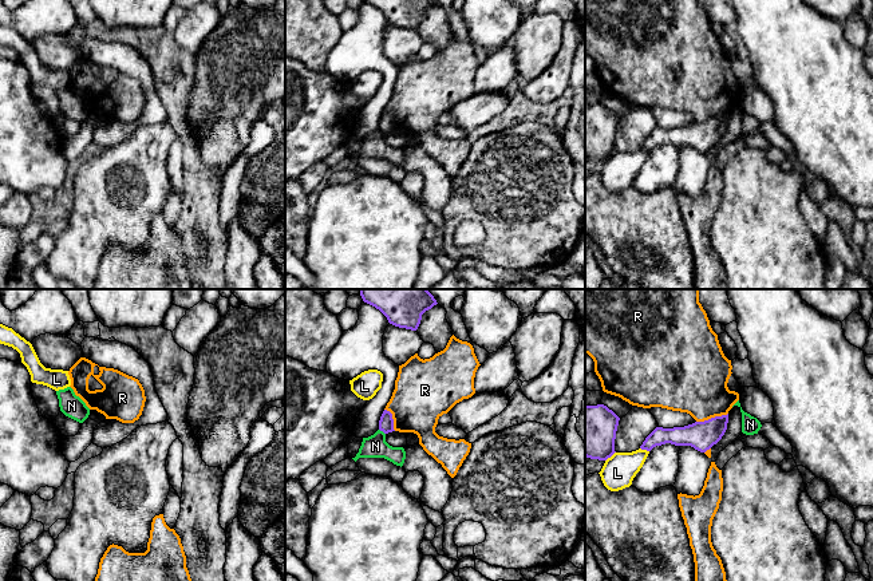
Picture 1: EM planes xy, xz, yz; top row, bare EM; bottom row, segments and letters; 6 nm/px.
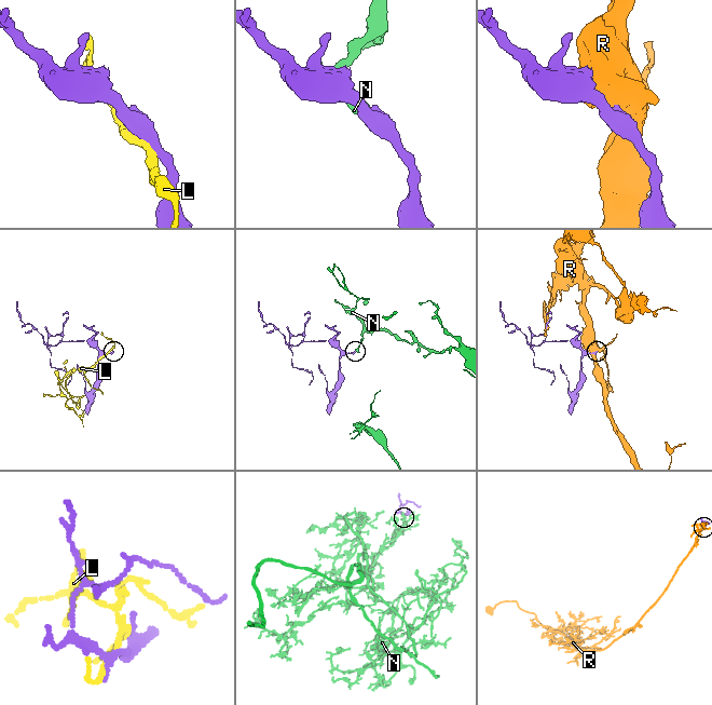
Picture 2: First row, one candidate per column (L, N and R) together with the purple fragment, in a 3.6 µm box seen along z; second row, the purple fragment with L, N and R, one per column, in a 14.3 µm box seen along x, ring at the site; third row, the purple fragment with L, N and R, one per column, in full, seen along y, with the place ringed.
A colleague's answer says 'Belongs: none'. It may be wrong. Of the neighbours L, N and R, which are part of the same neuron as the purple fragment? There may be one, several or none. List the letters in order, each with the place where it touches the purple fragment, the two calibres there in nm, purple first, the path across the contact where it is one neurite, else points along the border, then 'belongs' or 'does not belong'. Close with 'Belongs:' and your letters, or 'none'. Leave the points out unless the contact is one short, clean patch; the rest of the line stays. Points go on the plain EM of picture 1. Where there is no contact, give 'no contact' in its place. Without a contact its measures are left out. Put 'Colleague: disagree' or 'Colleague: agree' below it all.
L: contact yz (609, 157); calibres 300 and 200 nm; does not belong
N: contact xz (382, 130); calibres 90 and 140 nm; border xz (379, 129), (384, 134); does not belong
R: contact yz (711, 118); calibres 180 and 400 nm; does not belong
Belongs: none
Colleague: agree

